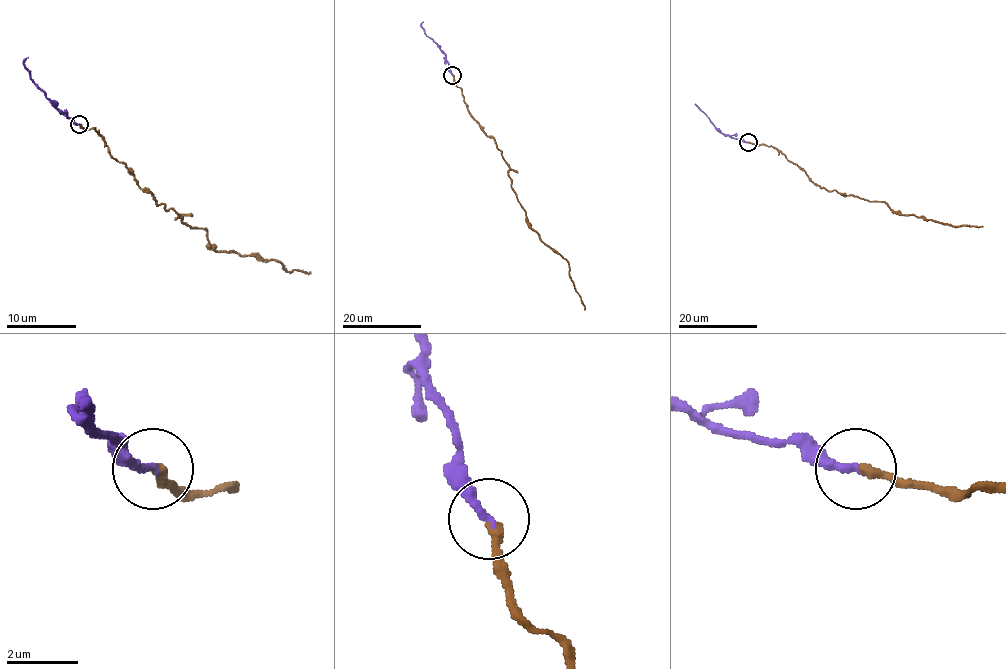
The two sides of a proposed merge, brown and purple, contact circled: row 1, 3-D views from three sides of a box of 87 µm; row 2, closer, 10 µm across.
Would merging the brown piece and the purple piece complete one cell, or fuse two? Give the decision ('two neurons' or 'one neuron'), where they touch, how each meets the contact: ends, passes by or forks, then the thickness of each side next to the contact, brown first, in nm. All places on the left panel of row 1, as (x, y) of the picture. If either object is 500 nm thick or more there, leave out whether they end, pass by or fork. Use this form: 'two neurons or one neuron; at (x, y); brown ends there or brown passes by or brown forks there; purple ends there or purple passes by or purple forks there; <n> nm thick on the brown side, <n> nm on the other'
one neuron; at (79, 124); brown ends there; purple ends there; 280 nm thick on the brown side, 240 nm on the other

